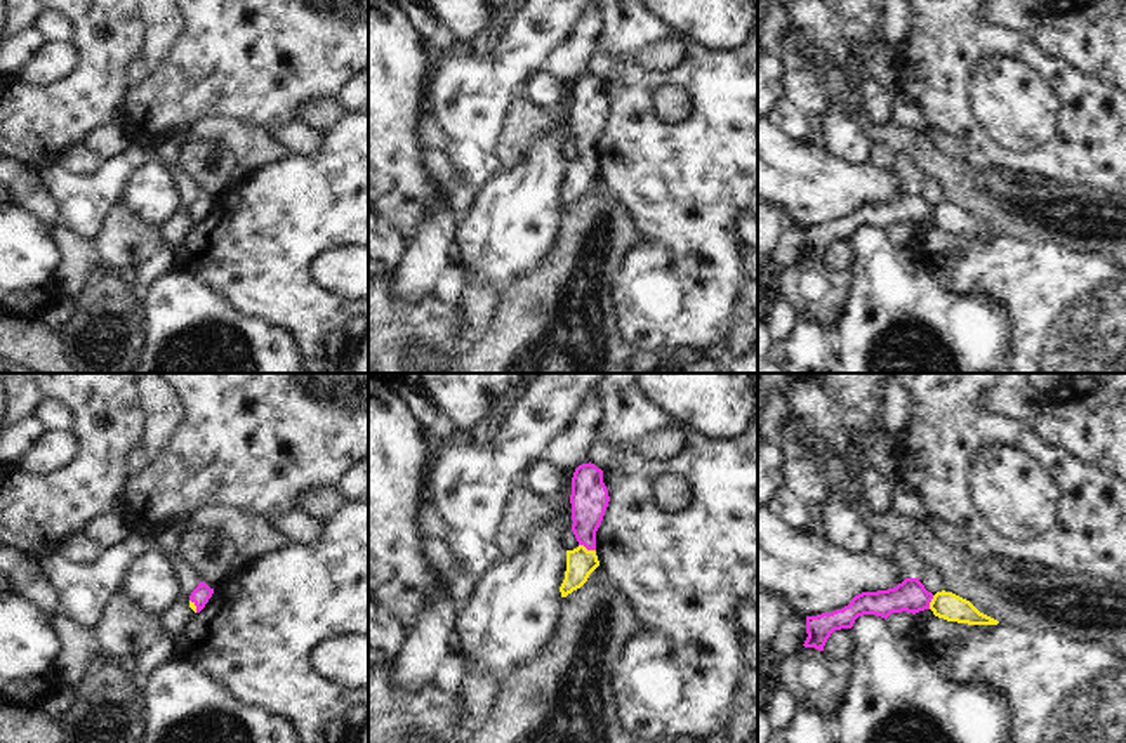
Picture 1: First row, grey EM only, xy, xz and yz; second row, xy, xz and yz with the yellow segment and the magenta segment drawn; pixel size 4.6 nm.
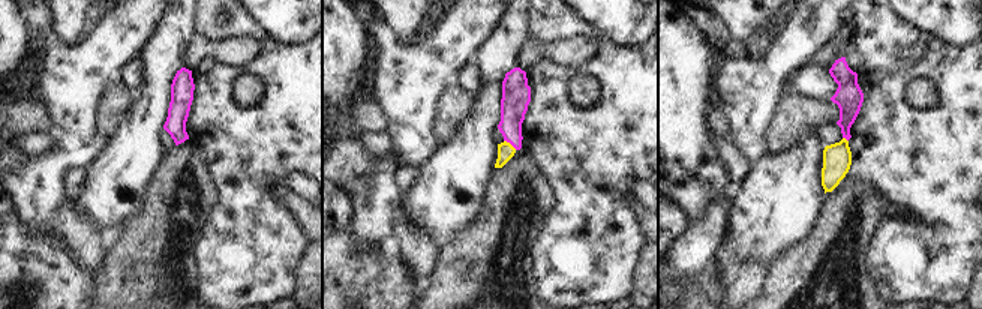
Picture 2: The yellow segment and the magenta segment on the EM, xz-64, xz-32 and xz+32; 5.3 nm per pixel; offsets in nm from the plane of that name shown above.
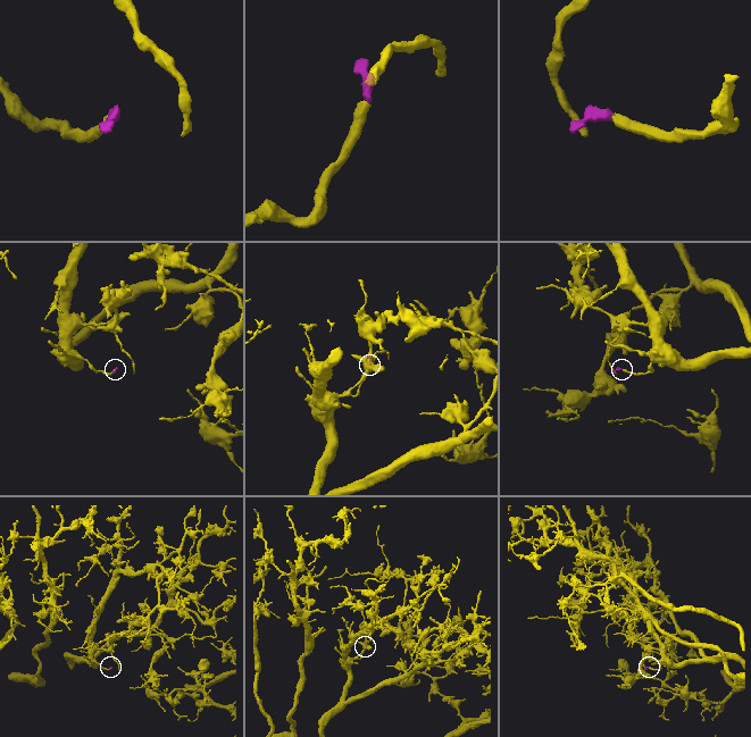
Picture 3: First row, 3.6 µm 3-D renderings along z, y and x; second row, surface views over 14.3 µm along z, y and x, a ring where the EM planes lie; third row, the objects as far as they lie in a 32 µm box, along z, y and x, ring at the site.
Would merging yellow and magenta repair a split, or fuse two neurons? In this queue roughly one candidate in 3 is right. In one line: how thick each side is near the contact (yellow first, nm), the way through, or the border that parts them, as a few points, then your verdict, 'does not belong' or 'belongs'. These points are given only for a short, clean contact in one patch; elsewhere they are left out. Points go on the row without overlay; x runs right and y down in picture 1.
calibres 140 and 180 nm; way xz (581, 174), (586, 160), (589, 110); belongs

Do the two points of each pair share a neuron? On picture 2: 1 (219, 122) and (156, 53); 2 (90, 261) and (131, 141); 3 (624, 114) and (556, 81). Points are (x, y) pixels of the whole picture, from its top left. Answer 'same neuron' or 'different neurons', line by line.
1: different neurons
2: different neurons
3: same neuron

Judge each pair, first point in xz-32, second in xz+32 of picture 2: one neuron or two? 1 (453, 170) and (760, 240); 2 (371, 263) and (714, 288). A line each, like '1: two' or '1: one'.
1: one
2: one

